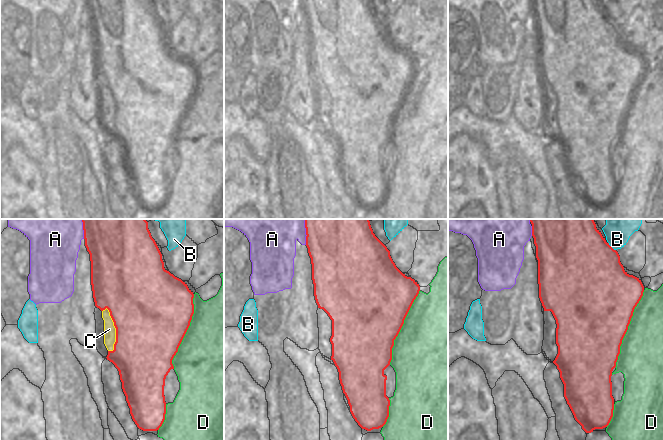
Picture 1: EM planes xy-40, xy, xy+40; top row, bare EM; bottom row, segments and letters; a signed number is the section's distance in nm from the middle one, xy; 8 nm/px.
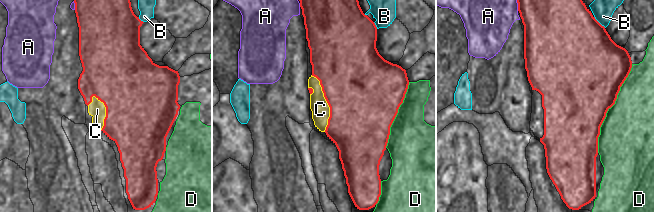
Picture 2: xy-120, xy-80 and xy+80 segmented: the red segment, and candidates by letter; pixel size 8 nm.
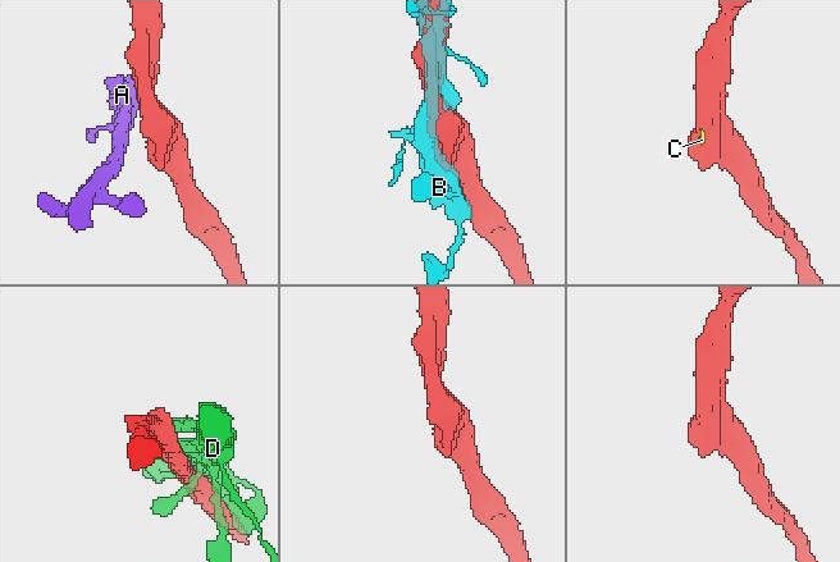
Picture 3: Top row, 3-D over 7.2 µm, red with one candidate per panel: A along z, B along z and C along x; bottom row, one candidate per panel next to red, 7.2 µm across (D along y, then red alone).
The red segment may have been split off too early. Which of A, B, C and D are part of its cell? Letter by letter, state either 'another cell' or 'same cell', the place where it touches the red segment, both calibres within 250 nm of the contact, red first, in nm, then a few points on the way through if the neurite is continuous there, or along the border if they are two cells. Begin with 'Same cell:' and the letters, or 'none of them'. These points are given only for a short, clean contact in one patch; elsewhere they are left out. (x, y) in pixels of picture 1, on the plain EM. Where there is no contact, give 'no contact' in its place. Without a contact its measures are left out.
Same cell: C
A: another cell; meets red in xy at (306, 10); 400 nm thick on the red side, 300 nm on the other
B: another cell; meets red in xy+40 at (610, 22); 500 nm thick on the red side, 190 nm on the other
C: same cell; meets red in xy-40 at (116, 105); 500 nm thick on the red side, 100 nm on the other; runs through xy-40 (147, 102), (116, 105), (109, 105)
D: another cell; meets red in xy+40 at (627, 105); 500 nm thick on the red side, 360 nm on the other

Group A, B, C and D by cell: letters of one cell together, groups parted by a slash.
A / B / C / D

